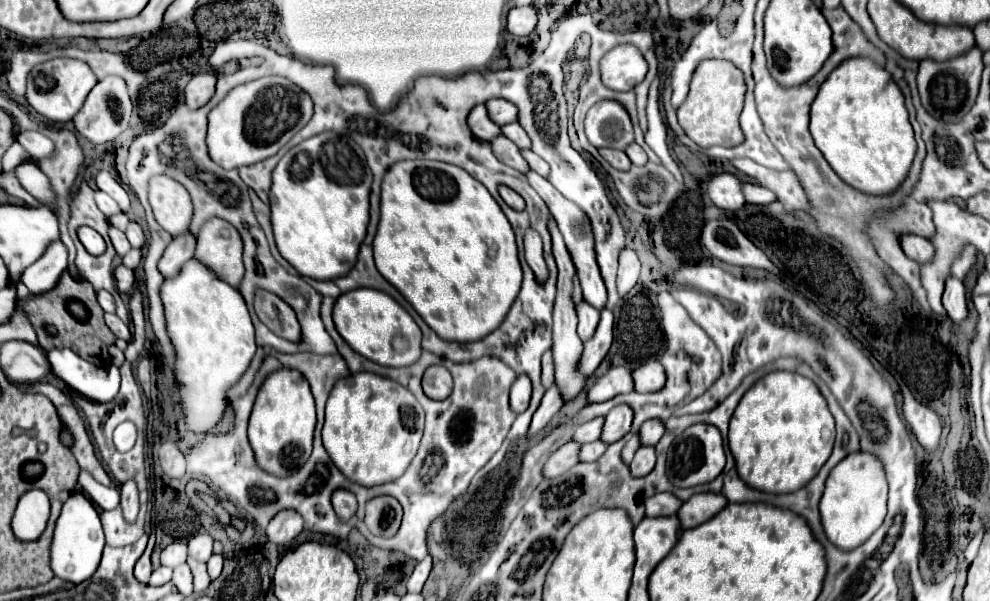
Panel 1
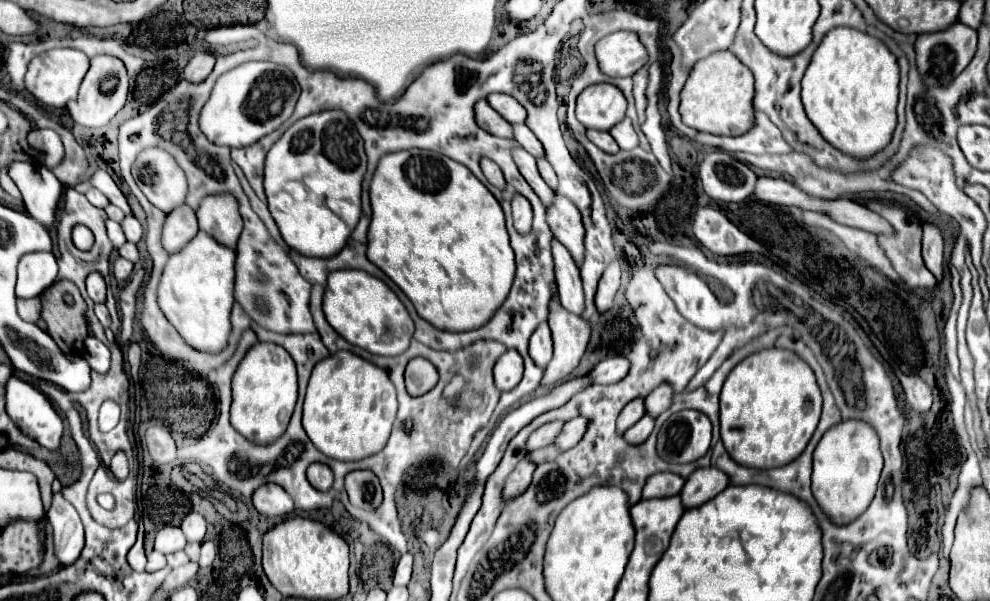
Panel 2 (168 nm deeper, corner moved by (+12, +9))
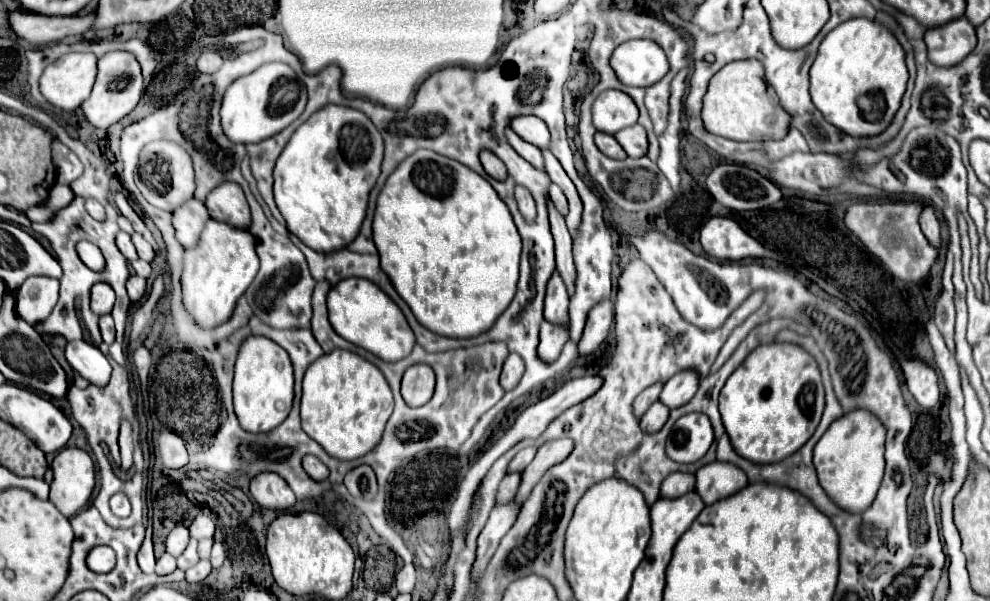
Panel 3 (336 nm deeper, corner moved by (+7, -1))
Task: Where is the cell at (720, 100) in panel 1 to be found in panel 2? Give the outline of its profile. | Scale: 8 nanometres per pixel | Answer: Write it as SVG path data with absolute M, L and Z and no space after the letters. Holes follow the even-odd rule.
M714 52L698 60L690 70L690 76L680 92L682 122L698 132L718 136L740 136L748 128L752 128L752 94L752 72L742 62L738 62L732 52Z

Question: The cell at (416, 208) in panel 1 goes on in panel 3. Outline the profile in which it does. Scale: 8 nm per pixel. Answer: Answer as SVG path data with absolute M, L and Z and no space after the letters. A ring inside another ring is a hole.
M417 150L415 154L411 154L409 158L405 158L405 162L401 162L395 172L387 178L379 200L377 200L377 210L375 210L375 218L373 218L373 242L379 250L381 256L381 268L383 272L391 278L397 294L411 306L413 316L423 324L429 326L431 332L441 334L441 336L455 336L455 332L451 330L459 330L459 338L471 338L477 336L481 332L487 332L495 320L503 314L503 310L509 306L509 302L513 300L515 294L515 284L519 278L519 254L521 254L521 236L513 224L511 212L507 208L507 204L497 196L497 192L493 190L493 186L477 176L473 170L469 170L465 164L453 160L453 158L445 158L433 150Z

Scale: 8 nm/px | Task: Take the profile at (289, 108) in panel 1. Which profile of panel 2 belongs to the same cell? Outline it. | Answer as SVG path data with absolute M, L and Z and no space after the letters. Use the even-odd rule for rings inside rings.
M244 62L222 74L214 84L210 100L200 110L200 130L216 146L244 148L280 128L294 112L300 86L294 74L272 62Z

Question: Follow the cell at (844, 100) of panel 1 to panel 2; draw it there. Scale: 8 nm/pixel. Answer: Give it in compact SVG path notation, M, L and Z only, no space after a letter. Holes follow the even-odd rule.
M852 28L830 30L802 78L802 104L814 128L840 152L866 160L884 150L896 128L898 64L876 38Z

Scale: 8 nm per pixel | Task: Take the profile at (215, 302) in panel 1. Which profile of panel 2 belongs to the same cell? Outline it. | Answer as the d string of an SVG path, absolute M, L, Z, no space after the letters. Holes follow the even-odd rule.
M198 232L180 252L172 254L164 266L158 288L160 310L184 342L198 352L218 353L228 346L234 304L234 256L234 250L220 246L208 234Z

